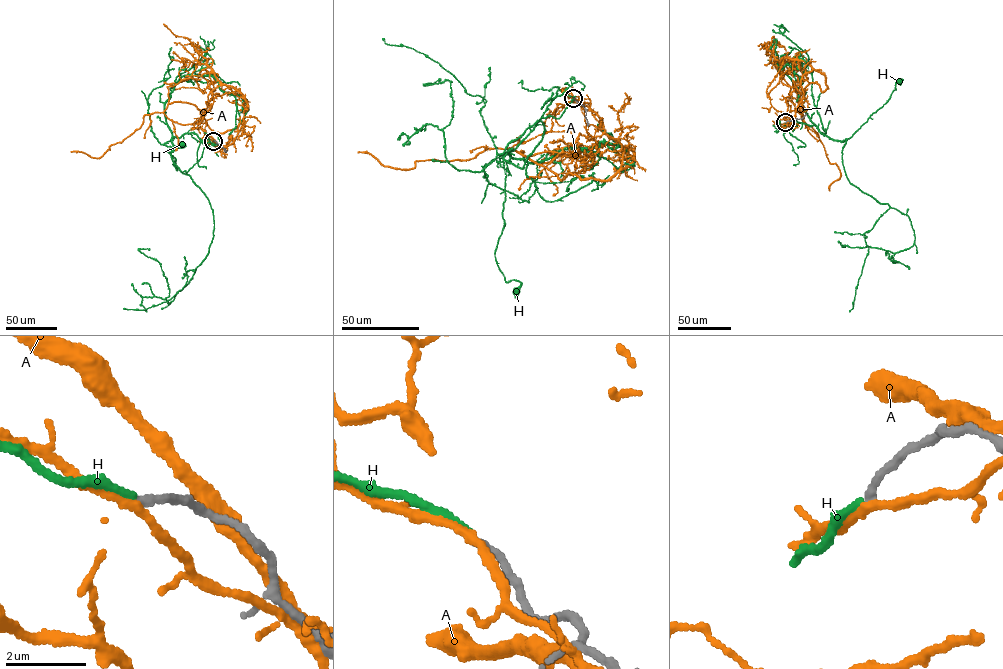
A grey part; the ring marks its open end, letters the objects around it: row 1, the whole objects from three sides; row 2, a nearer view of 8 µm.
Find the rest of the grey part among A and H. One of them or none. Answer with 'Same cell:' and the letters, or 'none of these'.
Same cell: H

